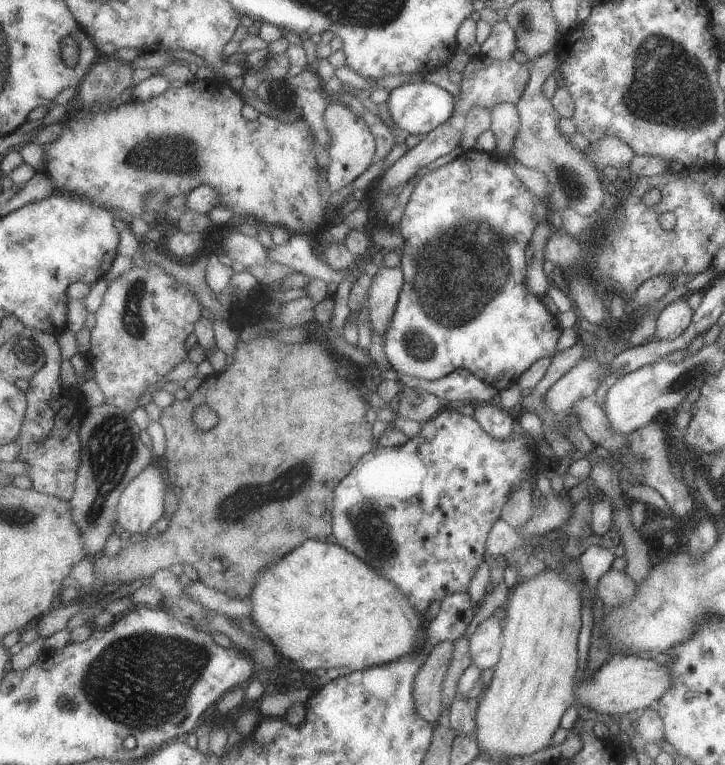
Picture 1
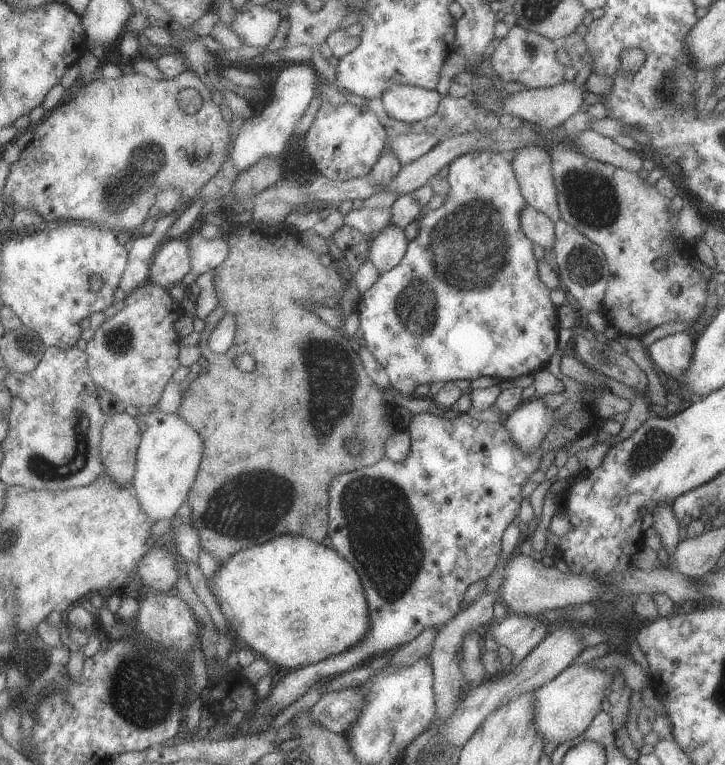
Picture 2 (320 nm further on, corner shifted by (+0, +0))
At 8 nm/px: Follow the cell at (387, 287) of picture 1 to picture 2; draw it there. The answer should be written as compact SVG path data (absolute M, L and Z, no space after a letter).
M390 224L383 232L371 238L370 261L381 274L389 272L403 260L409 243L403 227Z

